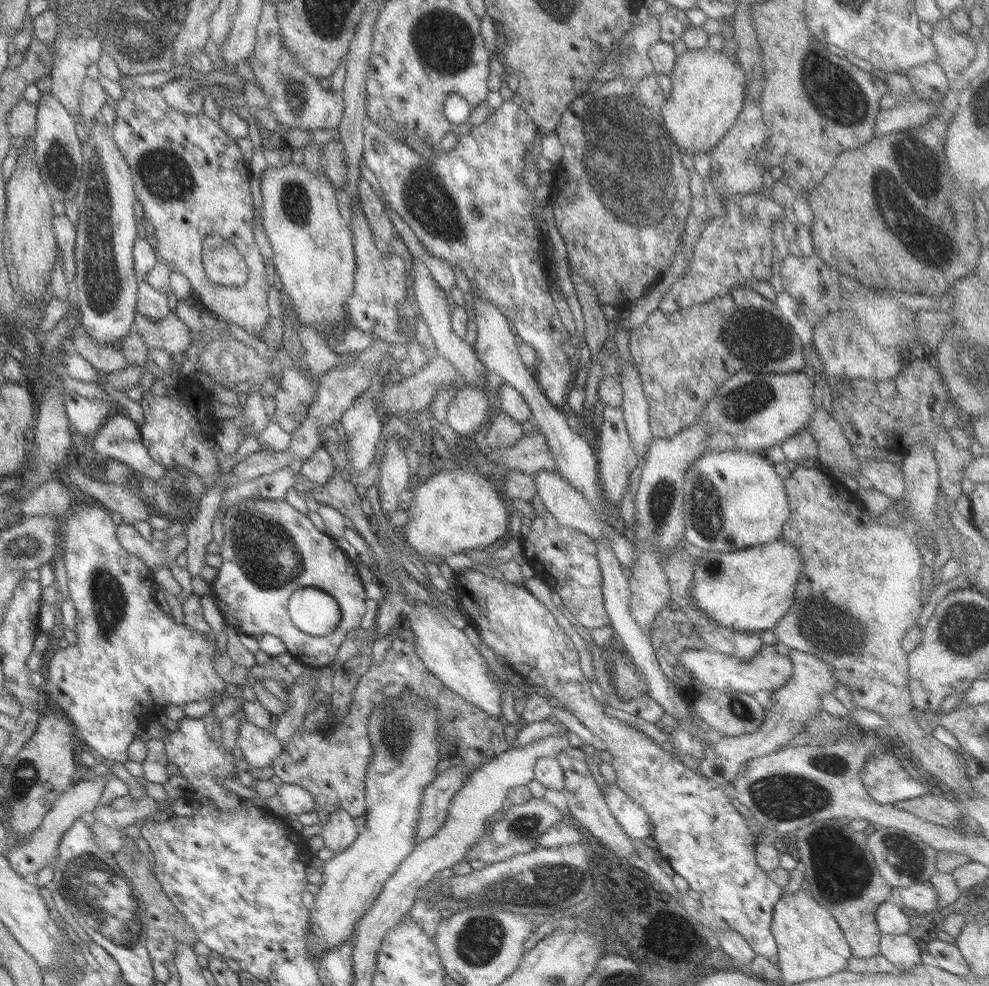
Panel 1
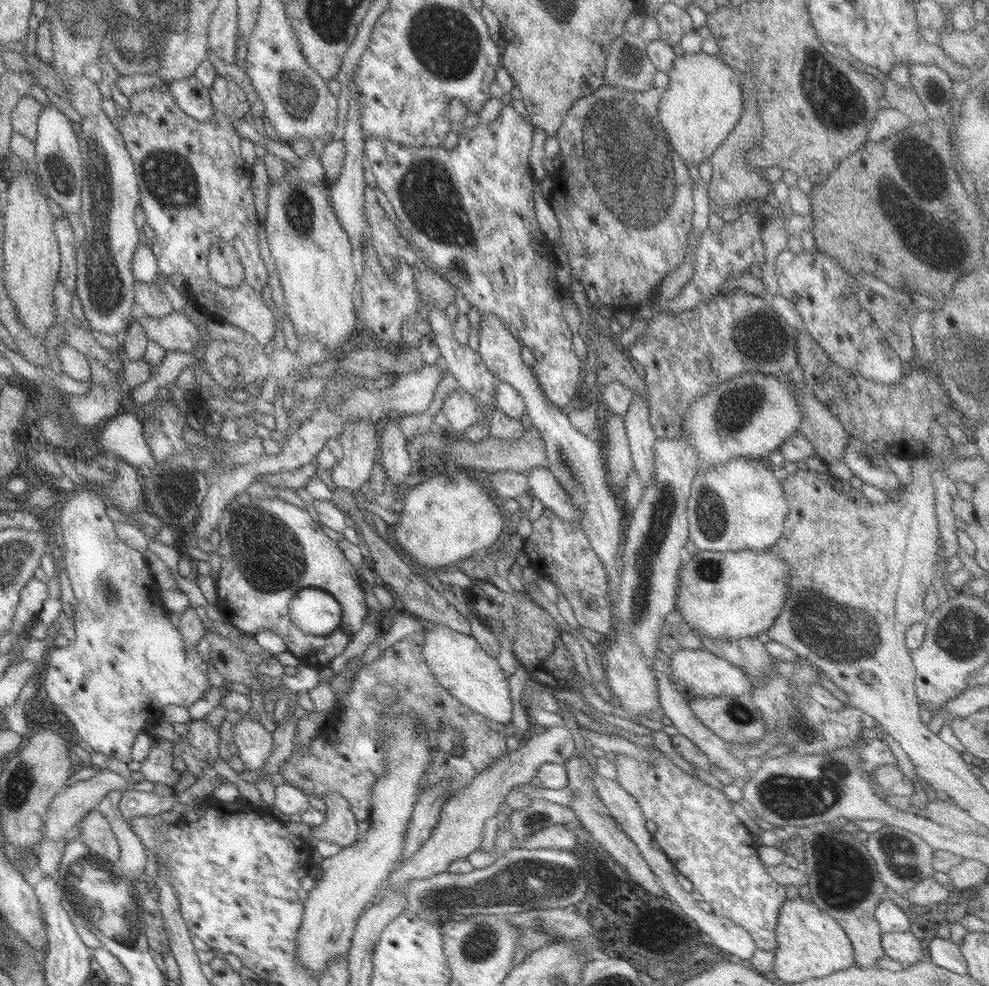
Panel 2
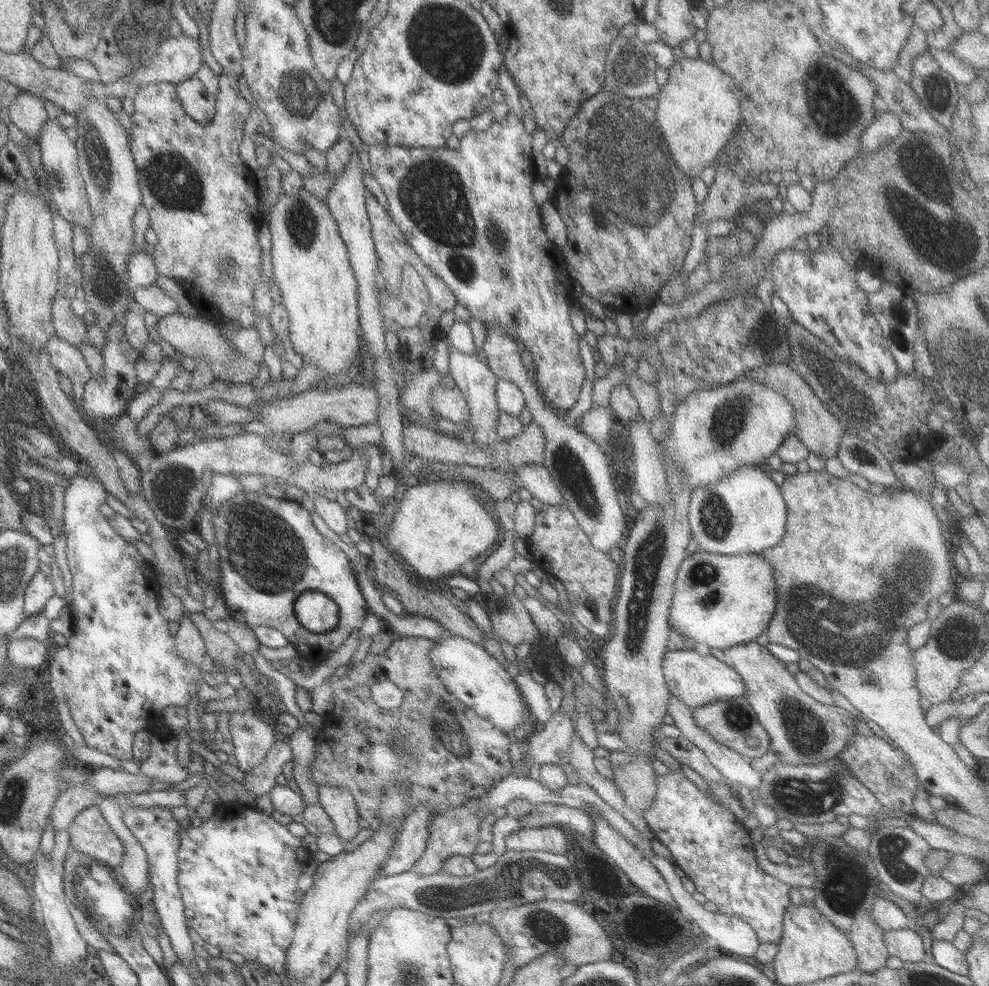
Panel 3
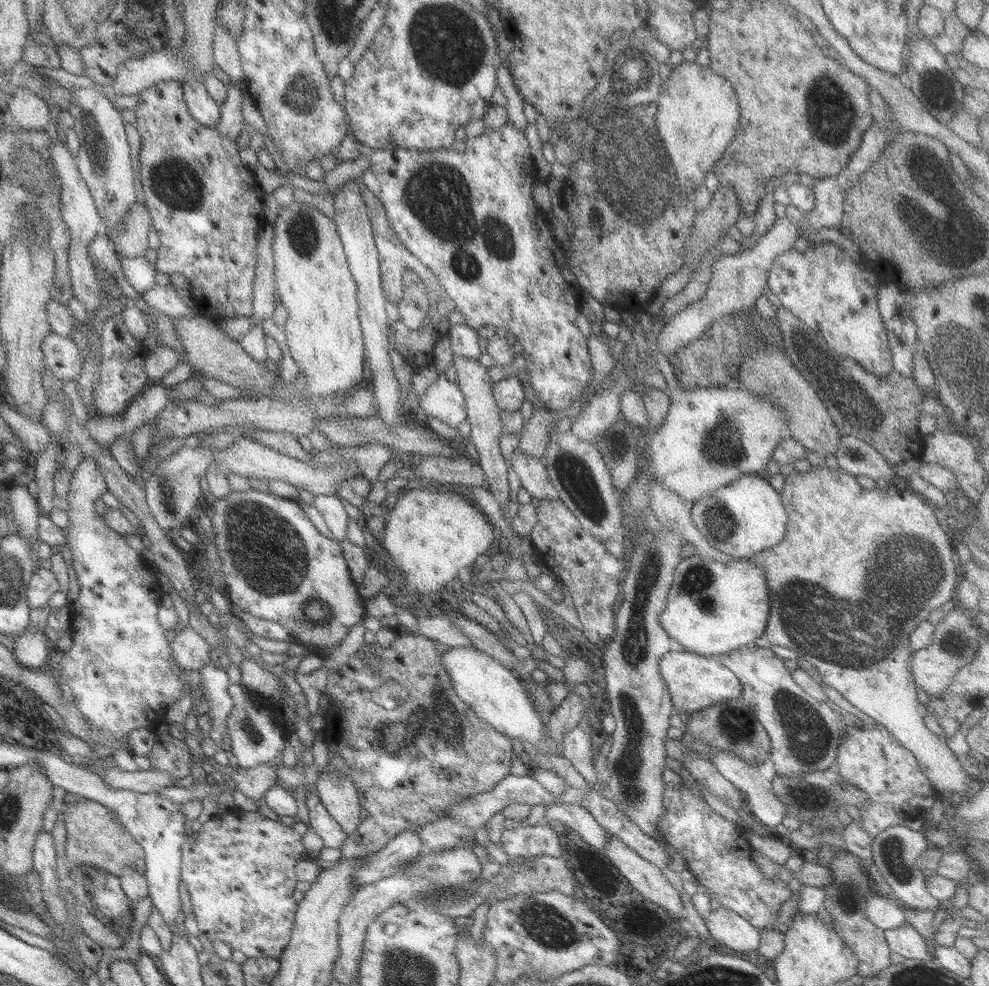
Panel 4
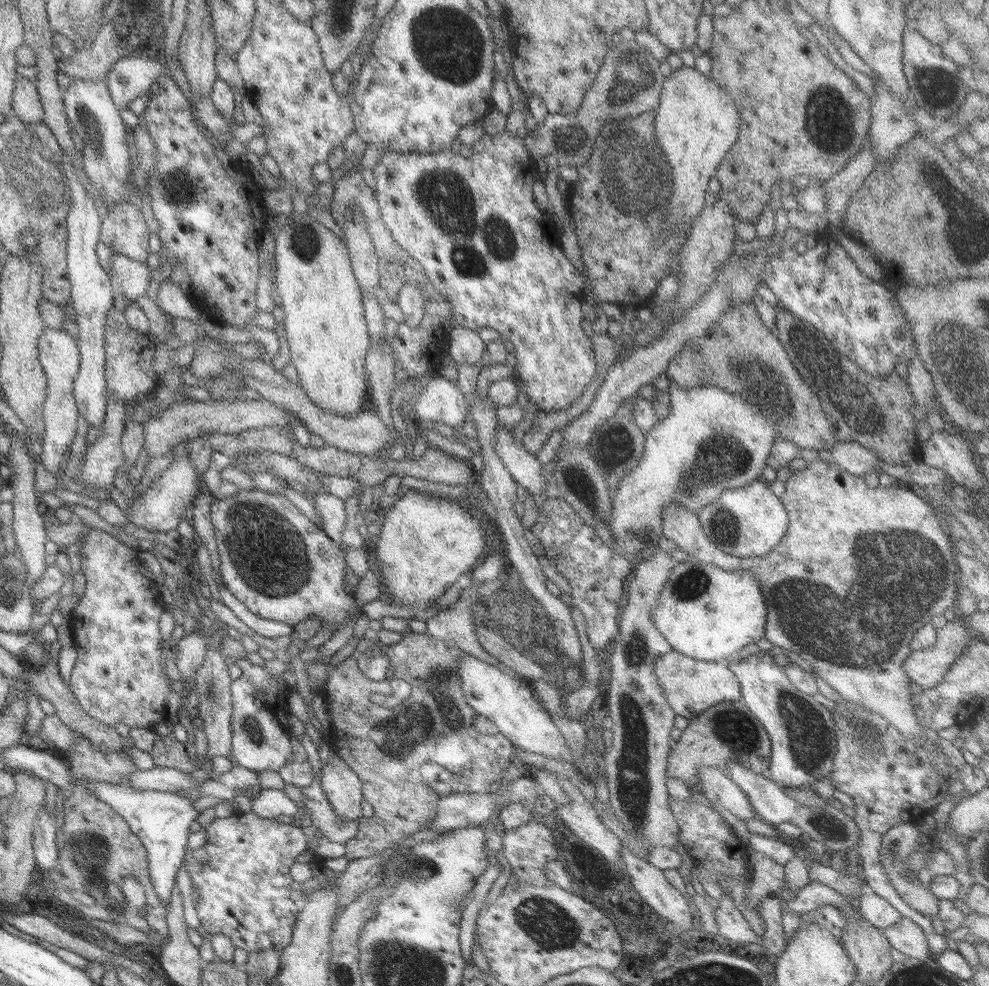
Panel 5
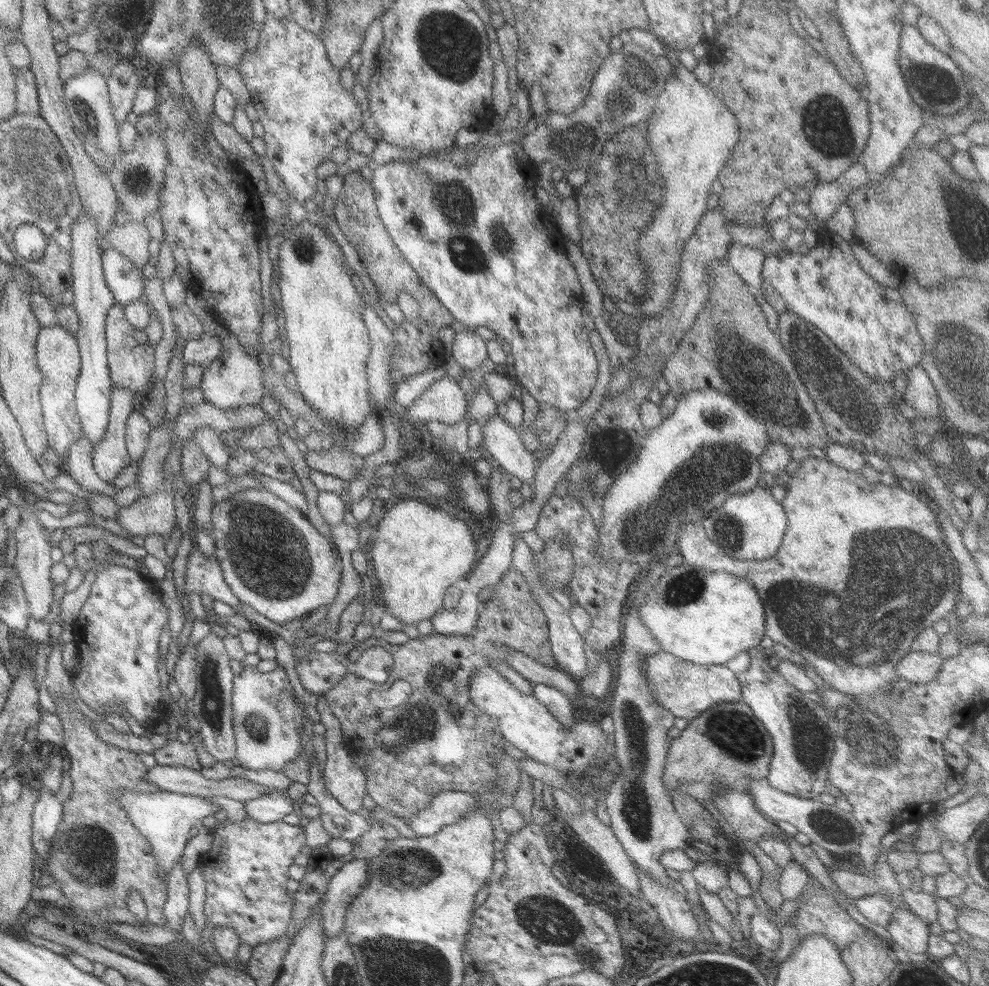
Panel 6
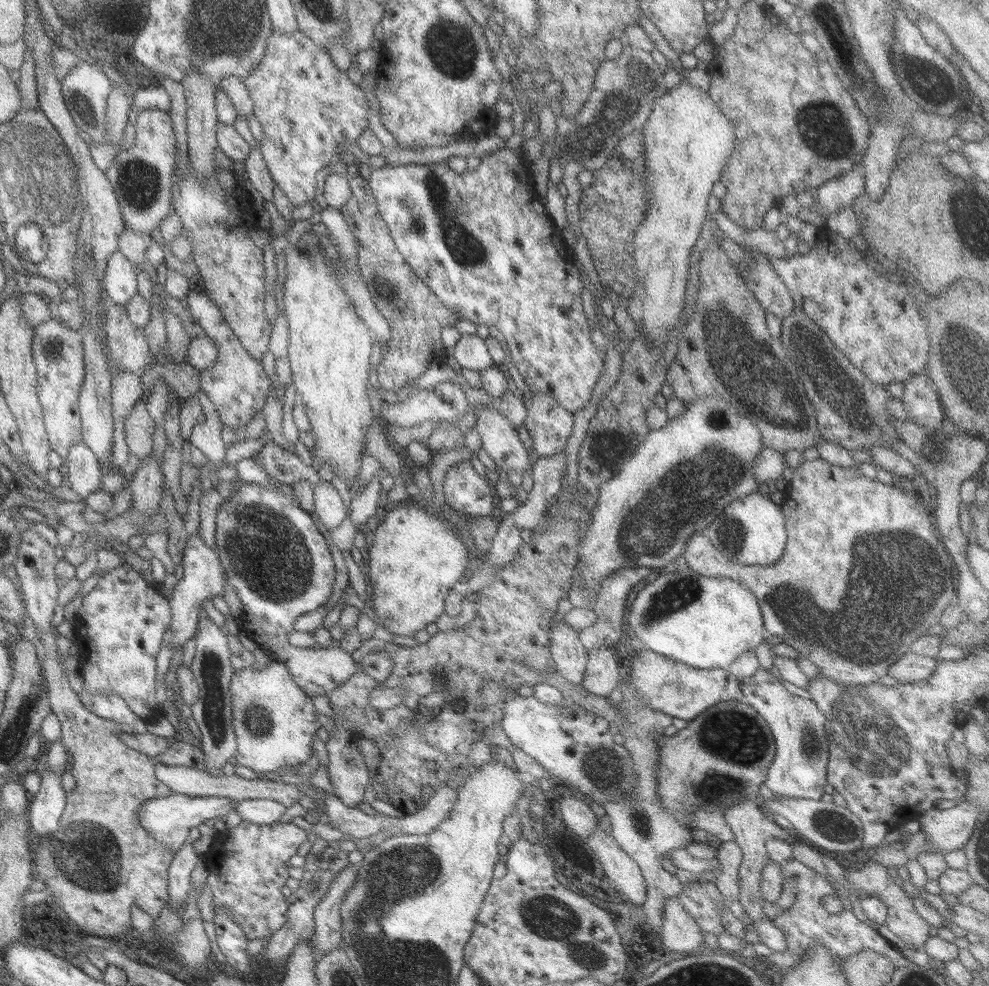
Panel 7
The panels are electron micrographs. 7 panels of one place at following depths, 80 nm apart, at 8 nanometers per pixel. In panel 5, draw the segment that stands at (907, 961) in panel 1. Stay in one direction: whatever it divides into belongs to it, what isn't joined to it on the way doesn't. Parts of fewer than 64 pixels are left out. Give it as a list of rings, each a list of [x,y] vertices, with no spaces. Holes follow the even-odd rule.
[[[901,917],[895,925],[881,932],[890,947],[899,951],[905,958],[924,961],[931,957],[923,932],[913,922]]]

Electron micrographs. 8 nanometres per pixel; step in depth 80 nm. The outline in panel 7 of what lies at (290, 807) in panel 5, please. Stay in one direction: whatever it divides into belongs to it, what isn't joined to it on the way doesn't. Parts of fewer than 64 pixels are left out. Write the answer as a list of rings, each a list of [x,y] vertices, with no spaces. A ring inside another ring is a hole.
[[[240,800],[234,804],[236,813],[243,822],[256,825],[275,823],[283,814],[285,808],[273,800]]]

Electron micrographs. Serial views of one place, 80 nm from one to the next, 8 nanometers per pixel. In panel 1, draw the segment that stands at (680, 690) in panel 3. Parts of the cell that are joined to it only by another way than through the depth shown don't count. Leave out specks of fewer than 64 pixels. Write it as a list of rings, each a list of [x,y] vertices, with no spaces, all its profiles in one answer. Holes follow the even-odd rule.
[[[765,644],[762,645],[762,649],[756,656],[747,662],[741,662],[732,656],[725,656],[708,648],[682,650],[679,653],[678,661],[682,669],[688,673],[688,679],[700,684],[700,691],[711,689],[711,691],[724,691],[725,693],[739,692],[760,698],[768,692],[781,688],[792,671],[788,655],[780,655],[770,645]]]

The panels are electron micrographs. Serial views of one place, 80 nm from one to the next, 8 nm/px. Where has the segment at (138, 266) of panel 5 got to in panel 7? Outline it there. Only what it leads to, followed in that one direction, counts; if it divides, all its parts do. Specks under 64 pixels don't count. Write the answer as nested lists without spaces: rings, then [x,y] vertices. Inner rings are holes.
[[[119,251],[107,259],[101,279],[104,298],[110,305],[123,306],[136,292],[136,264]]]

